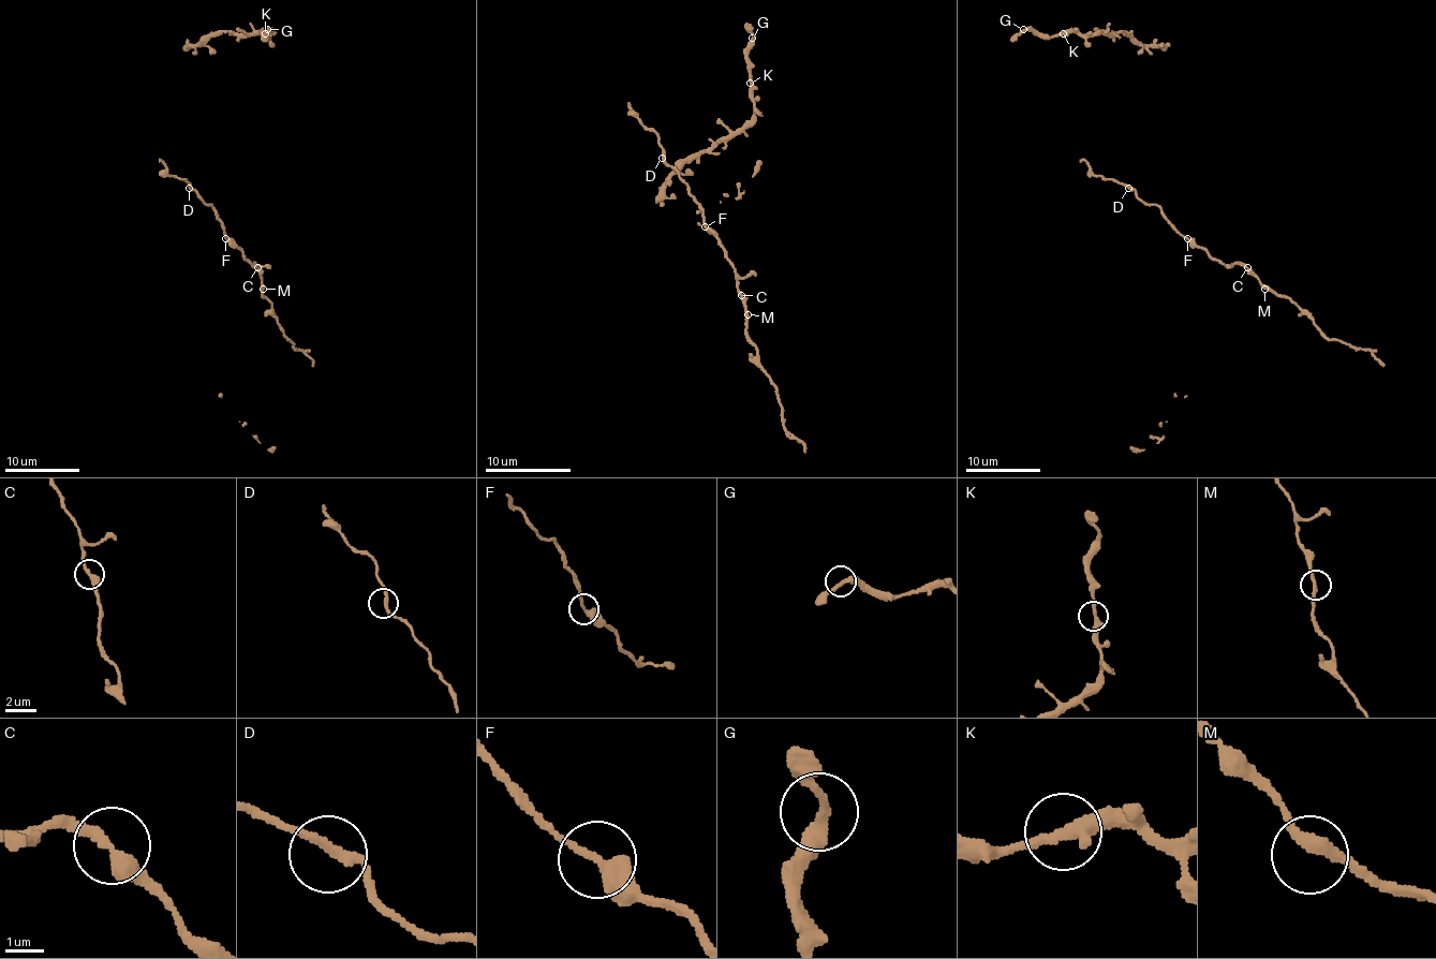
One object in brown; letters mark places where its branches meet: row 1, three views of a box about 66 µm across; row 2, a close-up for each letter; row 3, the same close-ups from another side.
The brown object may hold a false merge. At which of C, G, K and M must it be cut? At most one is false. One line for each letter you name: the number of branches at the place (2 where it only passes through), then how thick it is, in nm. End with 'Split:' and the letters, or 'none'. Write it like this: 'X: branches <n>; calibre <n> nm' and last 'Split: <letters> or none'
Split: none

